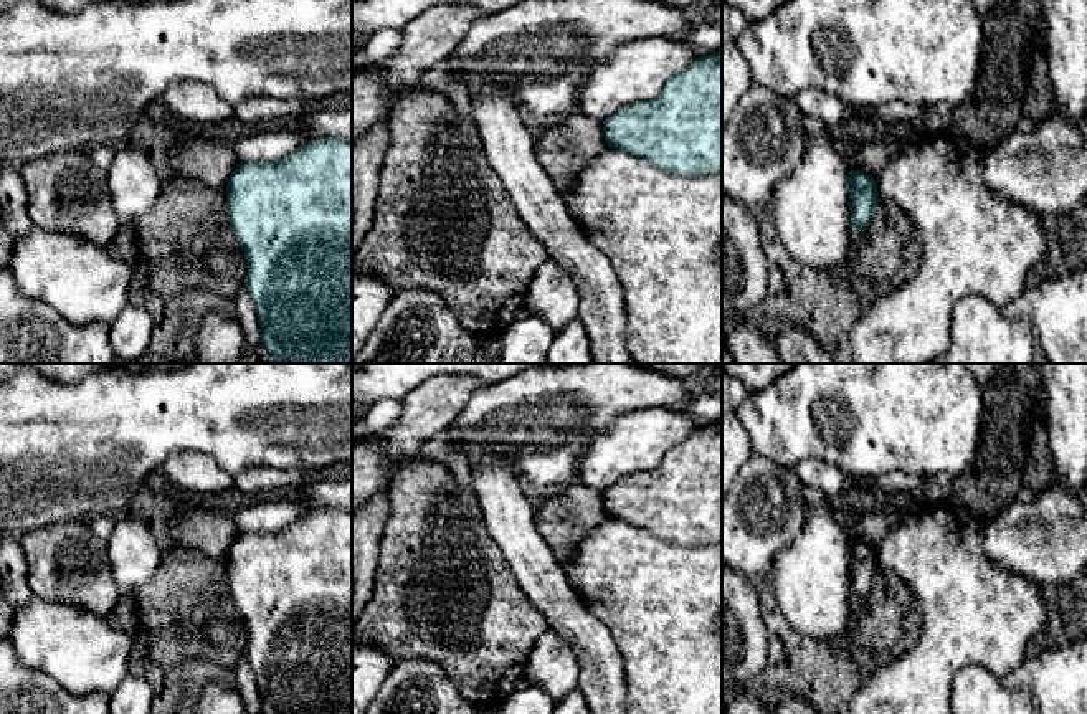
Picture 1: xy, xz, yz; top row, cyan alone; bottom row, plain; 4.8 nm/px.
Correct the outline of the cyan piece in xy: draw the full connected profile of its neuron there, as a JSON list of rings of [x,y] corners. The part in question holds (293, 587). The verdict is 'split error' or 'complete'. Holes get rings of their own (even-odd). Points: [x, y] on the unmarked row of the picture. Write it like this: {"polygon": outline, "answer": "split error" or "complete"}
{"polygon": [[[311,511],[276,532],[240,532],[226,555],[226,583],[244,620],[261,714],[352,714],[352,512]]], "answer": "complete"}

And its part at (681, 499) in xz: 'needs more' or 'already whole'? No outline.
already whole

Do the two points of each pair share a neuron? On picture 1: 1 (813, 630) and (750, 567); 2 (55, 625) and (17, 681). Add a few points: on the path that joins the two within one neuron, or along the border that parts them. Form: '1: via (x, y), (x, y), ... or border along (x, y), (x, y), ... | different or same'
1: border along (792, 541), (778, 552), (768, 574) | different
2: border along (17, 656), (25, 665), (50, 675), (61, 685) | different

